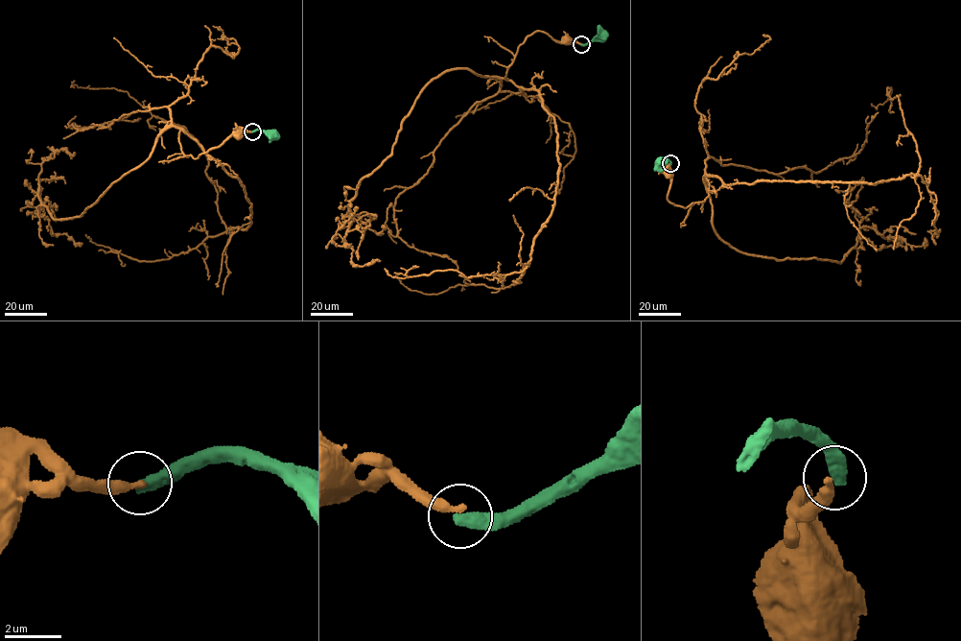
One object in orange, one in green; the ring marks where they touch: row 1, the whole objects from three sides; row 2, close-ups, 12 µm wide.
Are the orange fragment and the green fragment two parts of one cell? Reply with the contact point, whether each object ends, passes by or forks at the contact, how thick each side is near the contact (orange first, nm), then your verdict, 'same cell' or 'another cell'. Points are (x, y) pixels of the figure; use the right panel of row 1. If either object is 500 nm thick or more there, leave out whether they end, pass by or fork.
(670, 163) | orange ends | green ends | 320/440 nm | another cell

